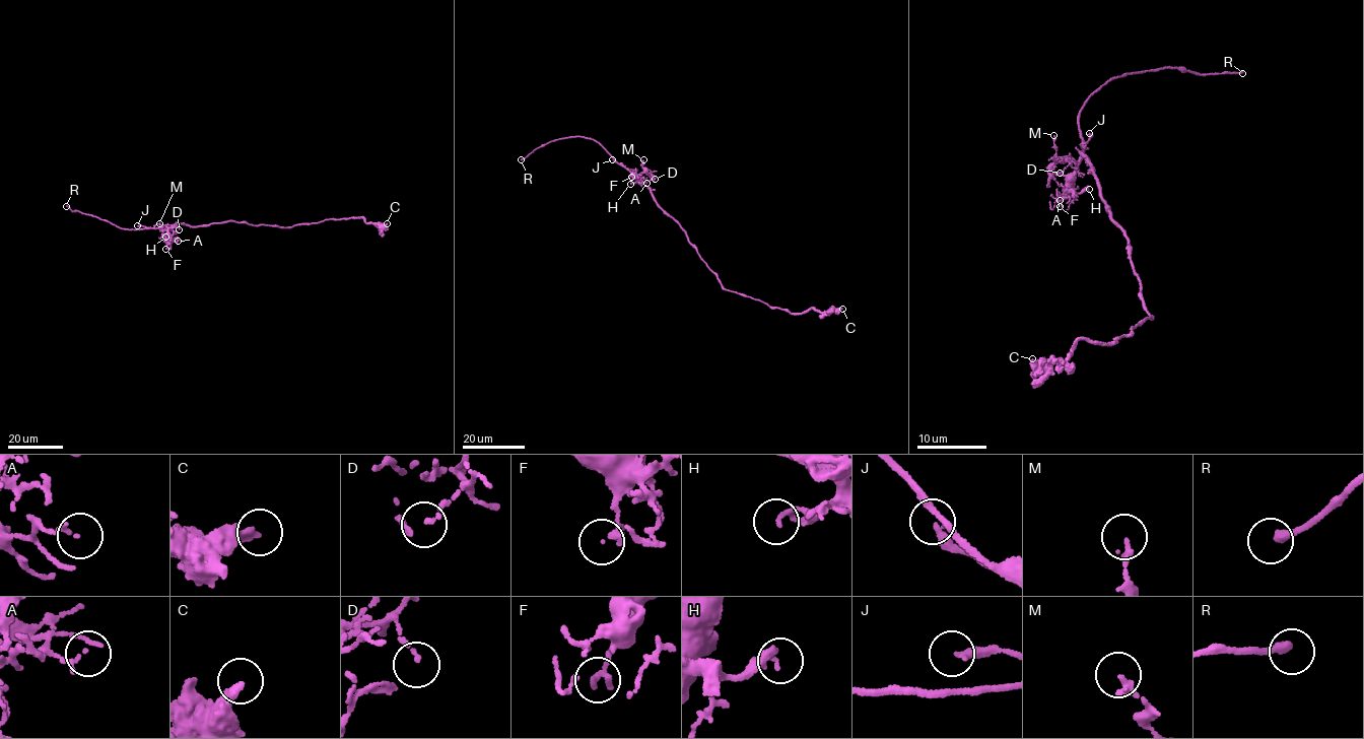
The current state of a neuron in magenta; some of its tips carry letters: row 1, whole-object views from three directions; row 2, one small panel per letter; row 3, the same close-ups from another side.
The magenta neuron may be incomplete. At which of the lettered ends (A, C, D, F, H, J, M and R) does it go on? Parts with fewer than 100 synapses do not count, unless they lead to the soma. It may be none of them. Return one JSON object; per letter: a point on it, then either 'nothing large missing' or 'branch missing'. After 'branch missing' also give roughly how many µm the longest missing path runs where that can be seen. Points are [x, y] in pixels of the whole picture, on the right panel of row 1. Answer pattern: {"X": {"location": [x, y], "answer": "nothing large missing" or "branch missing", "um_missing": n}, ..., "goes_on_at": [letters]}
{"A": {"location": [1060, 200], "answer": "nothing large missing"}, "C": {"location": [1032, 358], "answer": "nothing large missing"}, "D": {"location": [1060, 173], "answer": "nothing large missing"}, "F": {"location": [1060, 206], "answer": "nothing large missing"}, "H": {"location": [1089, 189], "answer": "nothing large missing"}, "J": {"location": [1089, 133], "answer": "nothing large missing"}, "M": {"location": [1053, 135], "answer": "nothing large missing"}, "R": {"location": [1242, 73], "answer": "branch missing", "um_missing": 20}, "goes_on_at": ["R"]}

